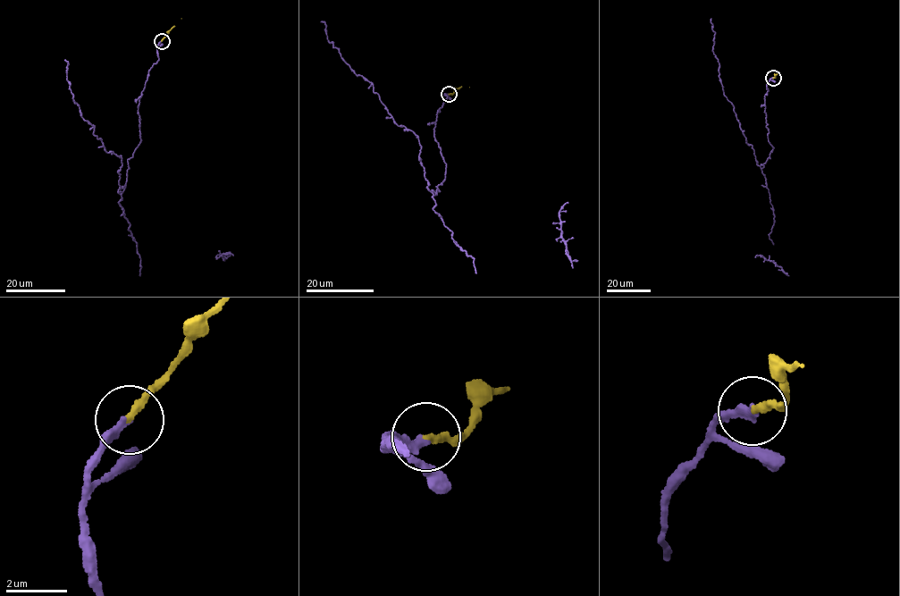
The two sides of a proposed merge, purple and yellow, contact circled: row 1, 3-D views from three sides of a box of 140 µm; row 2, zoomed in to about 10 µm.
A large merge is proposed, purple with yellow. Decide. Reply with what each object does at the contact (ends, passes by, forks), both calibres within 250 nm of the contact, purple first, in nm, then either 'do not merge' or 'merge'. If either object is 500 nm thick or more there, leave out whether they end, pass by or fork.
purple ends | yellow ends | 320/240 nm | merge

